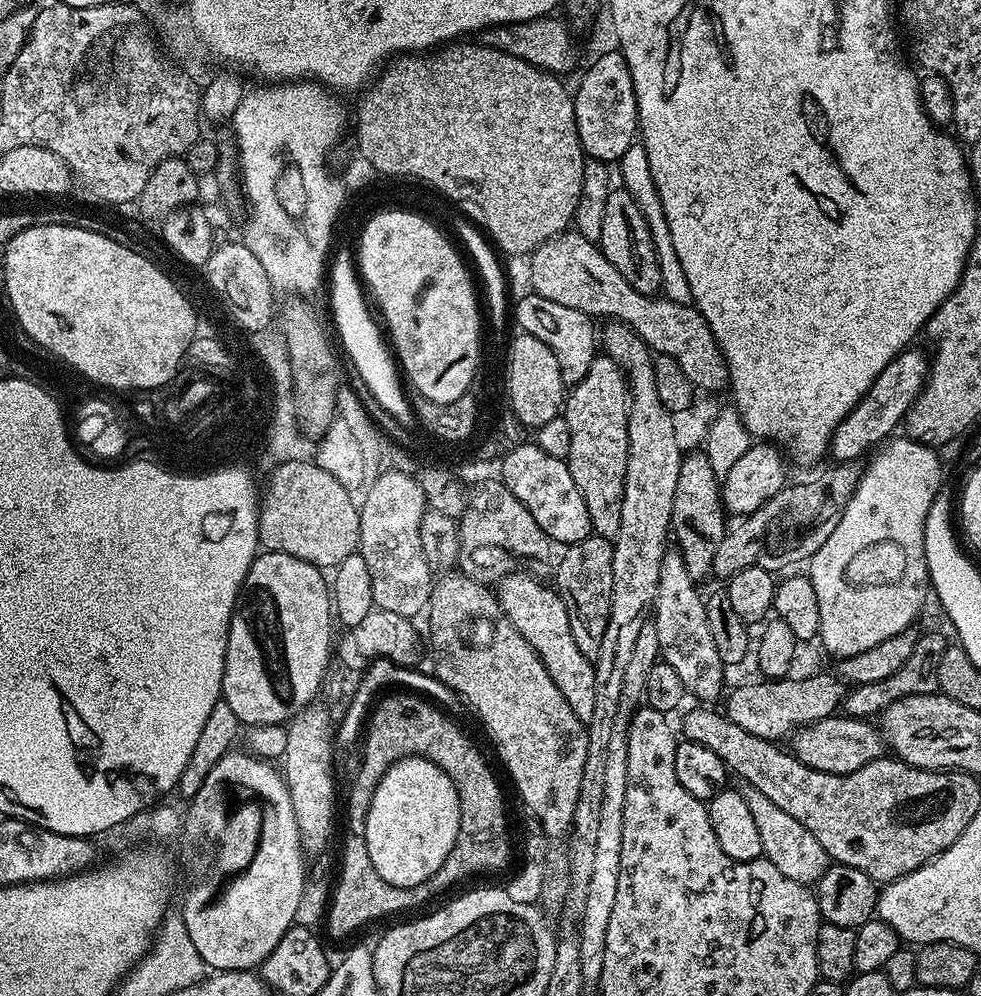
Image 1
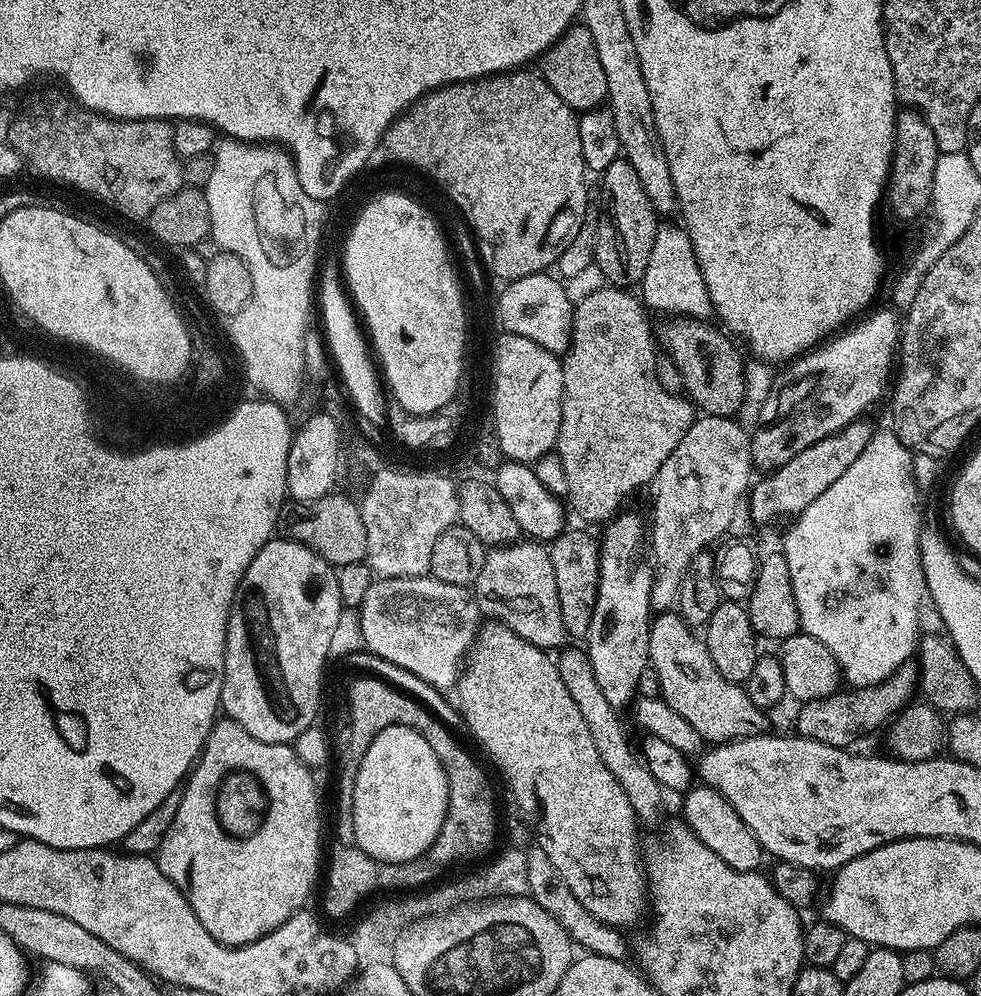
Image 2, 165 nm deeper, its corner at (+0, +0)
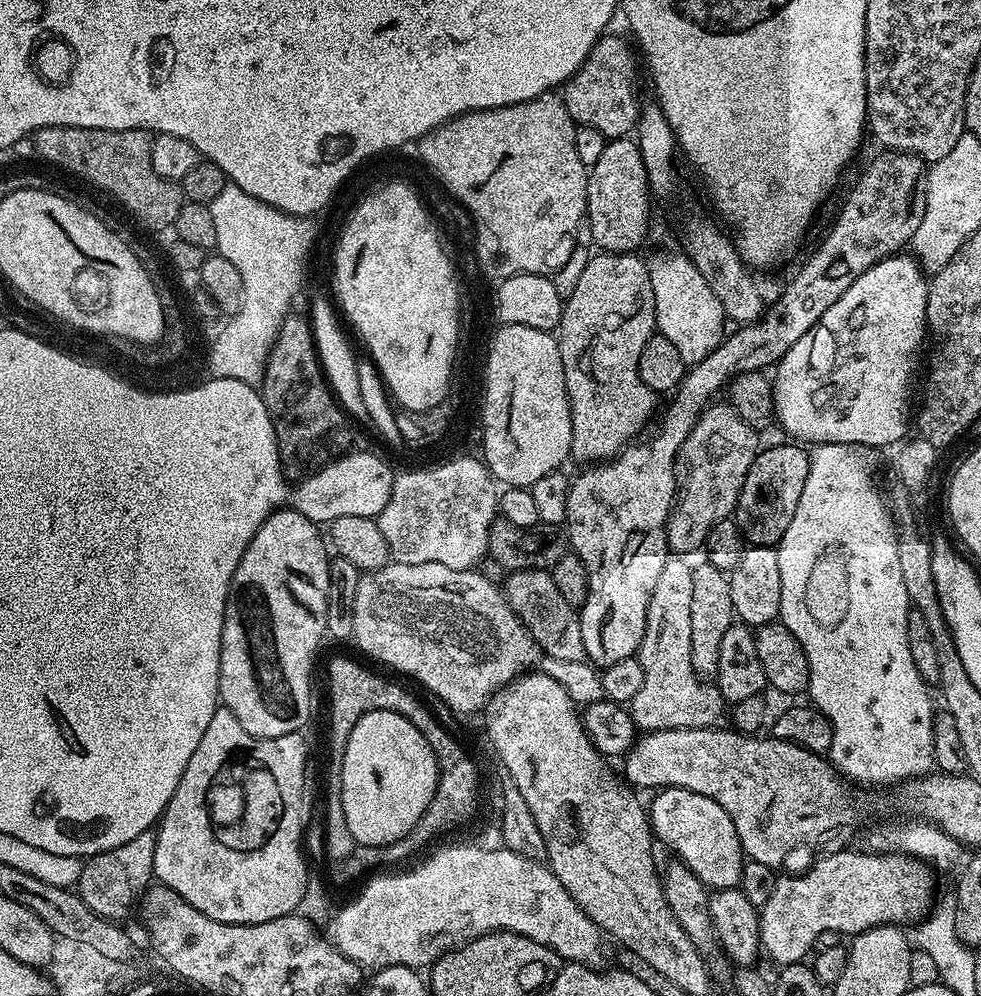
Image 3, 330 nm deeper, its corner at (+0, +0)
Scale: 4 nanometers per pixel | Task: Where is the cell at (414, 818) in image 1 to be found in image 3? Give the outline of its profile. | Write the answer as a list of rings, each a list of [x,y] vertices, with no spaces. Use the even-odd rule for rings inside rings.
[[[389,708],[361,712],[358,722],[350,731],[342,757],[340,786],[343,813],[357,845],[378,846],[401,840],[420,821],[426,809],[432,807],[439,773],[430,742],[426,742],[424,735],[409,720],[402,718],[402,714],[391,712]]]

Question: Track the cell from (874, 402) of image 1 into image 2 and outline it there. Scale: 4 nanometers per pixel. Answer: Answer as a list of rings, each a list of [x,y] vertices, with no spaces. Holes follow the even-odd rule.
[[[861,418],[850,422],[842,430],[838,430],[832,436],[822,438],[814,442],[814,446],[806,446],[790,462],[786,462],[781,468],[769,471],[760,481],[758,479],[751,485],[750,495],[747,497],[748,512],[752,515],[752,520],[756,524],[772,524],[775,520],[780,520],[783,516],[795,518],[818,498],[818,494],[830,490],[846,470],[850,470],[850,465],[870,446],[874,425],[868,418]]]

